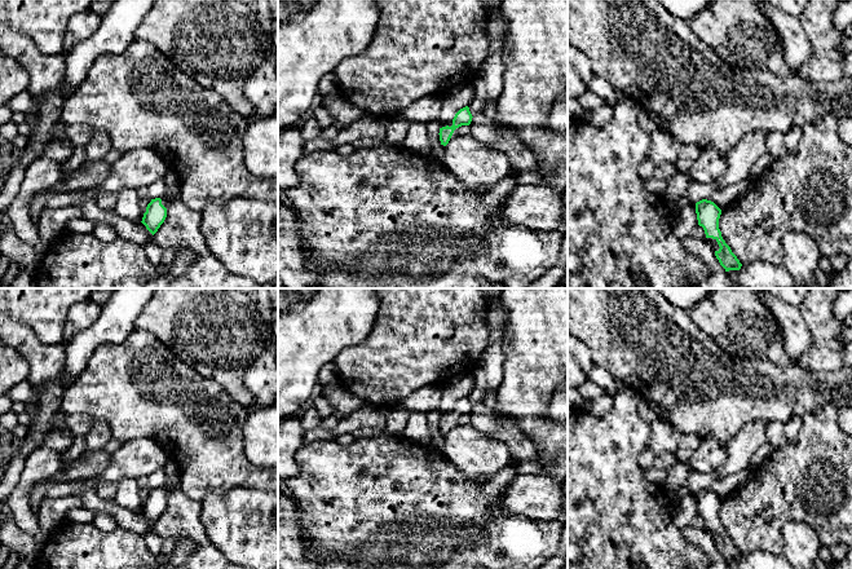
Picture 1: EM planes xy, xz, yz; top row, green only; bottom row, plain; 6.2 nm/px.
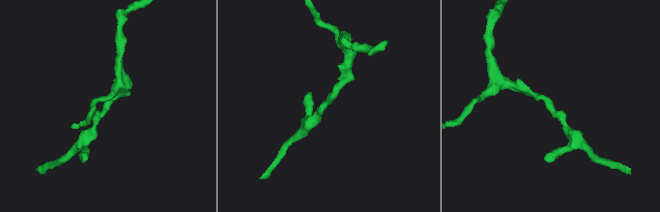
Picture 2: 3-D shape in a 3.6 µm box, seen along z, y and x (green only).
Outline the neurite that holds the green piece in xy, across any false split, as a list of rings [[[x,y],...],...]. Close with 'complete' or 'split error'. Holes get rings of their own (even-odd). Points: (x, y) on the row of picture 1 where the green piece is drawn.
[[[160,198],[151,199],[142,217],[142,224],[154,235],[167,217],[167,208],[162,204]]] | complete

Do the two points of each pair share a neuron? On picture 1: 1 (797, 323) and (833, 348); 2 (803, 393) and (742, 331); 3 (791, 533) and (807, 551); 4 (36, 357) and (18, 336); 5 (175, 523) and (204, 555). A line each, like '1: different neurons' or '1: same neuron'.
1: different neurons
2: different neurons
3: same neuron
4: same neuron
5: same neuron

